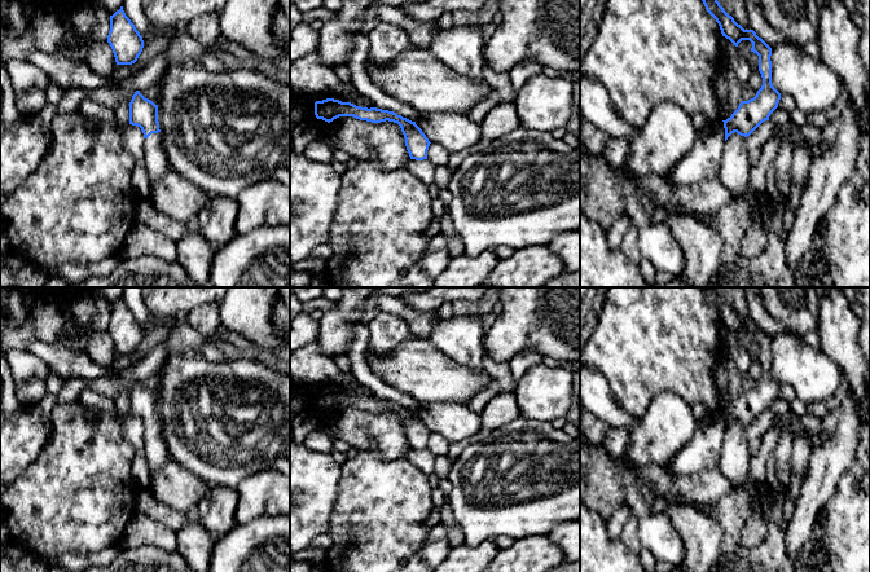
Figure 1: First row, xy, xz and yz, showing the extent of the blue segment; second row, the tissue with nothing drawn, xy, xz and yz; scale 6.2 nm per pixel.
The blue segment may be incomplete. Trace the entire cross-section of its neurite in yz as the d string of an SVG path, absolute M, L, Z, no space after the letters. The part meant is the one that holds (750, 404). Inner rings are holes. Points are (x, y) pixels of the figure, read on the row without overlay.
M700 287L707 302L716 309L722 326L729 329L735 336L742 330L752 333L751 342L759 346L759 361L763 375L756 386L748 391L742 391L738 399L724 412L725 431L737 422L741 426L750 426L763 412L769 410L770 404L778 397L781 383L772 374L772 338L756 325L753 320L744 320L729 305L717 291L717 287Z

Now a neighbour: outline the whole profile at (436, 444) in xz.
M430 434L427 449L435 456L445 456L451 443L441 435Z

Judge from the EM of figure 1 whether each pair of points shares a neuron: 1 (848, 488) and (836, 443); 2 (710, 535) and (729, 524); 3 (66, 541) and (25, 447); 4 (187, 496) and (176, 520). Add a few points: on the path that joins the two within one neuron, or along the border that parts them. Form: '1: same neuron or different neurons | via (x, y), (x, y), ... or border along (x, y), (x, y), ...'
1: different neurons | border along (856, 447), (851, 465), (840, 475), (827, 498)
2: different neurons | border along (707, 514), (724, 531)
3: different neurons | border along (49, 436), (42, 450), (13, 482)
4: different neurons | border along (154, 498), (178, 510), (193, 513)

